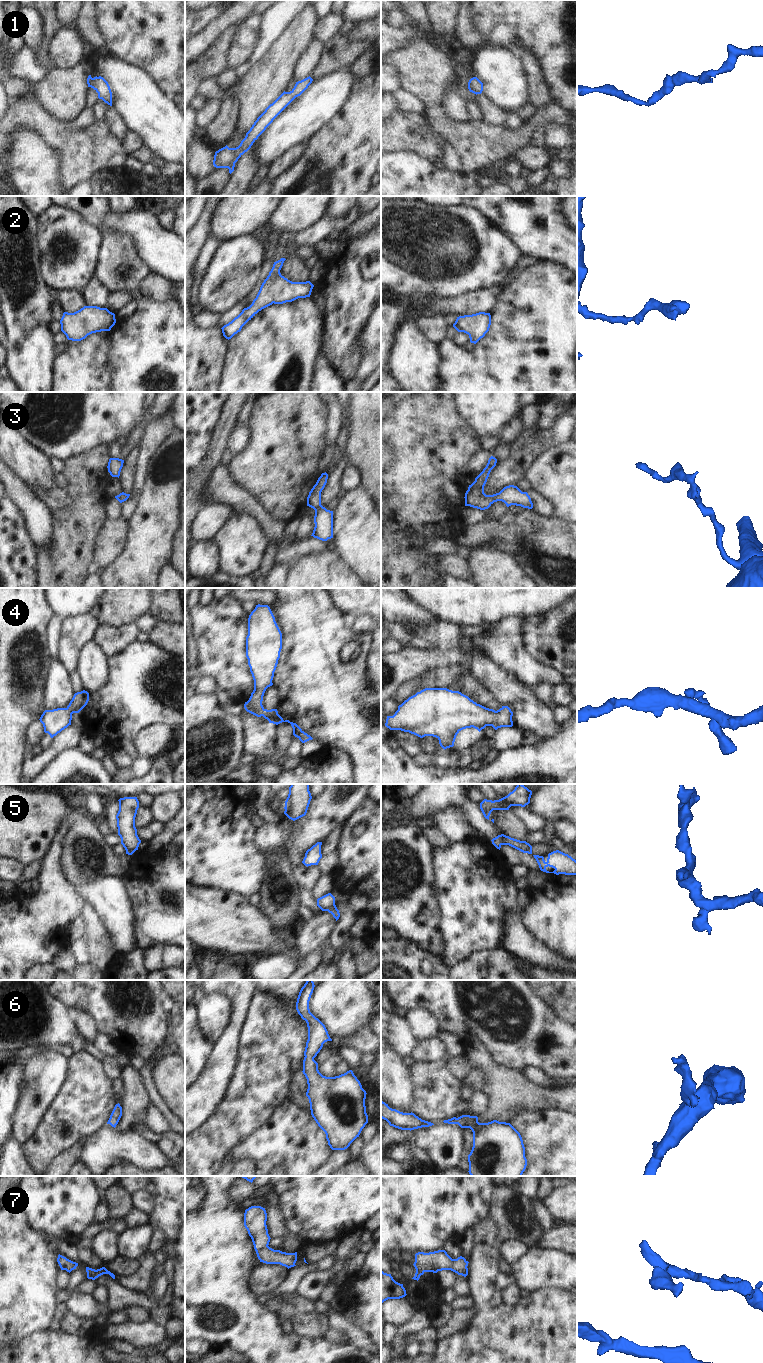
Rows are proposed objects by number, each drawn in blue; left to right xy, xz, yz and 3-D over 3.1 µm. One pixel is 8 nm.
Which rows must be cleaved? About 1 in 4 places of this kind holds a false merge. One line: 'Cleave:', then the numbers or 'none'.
Cleave: none

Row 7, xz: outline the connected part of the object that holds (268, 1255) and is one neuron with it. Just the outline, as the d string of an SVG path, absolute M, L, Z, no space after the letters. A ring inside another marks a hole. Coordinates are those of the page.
M251 1206L245 1210L244 1226L252 1239L254 1249L260 1262L280 1264L288 1269L296 1266L297 1252L286 1253L270 1248L270 1236L266 1225L267 1213L261 1206Z

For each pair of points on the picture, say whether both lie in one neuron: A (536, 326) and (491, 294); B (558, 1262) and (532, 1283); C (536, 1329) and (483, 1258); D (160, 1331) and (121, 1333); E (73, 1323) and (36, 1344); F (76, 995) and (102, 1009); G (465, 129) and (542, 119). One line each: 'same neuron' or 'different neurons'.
A: different neurons
B: same neuron
C: same neuron
D: same neuron
E: different neurons
F: same neuron
G: same neuron

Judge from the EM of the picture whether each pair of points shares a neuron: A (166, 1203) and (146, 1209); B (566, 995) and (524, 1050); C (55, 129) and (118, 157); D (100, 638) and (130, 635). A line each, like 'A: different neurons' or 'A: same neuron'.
A: different neurons
B: different neurons
C: same neuron
D: same neuron

